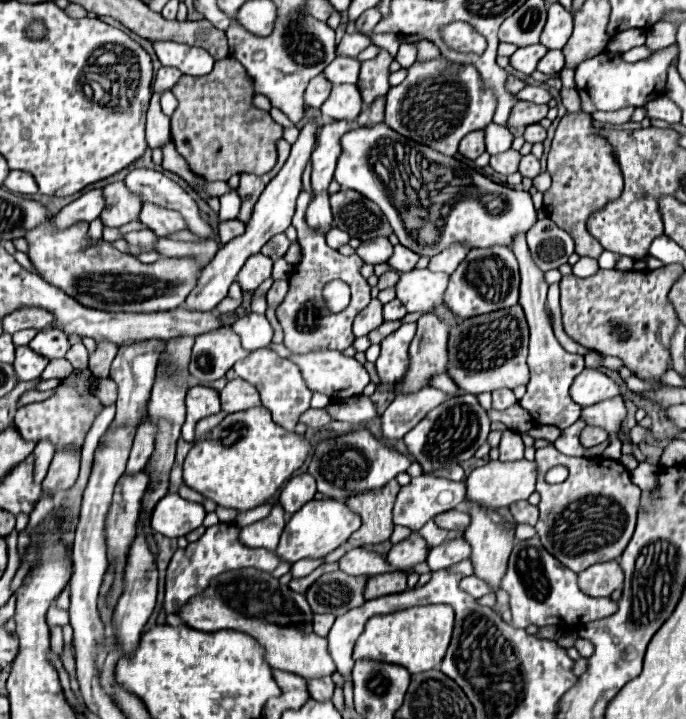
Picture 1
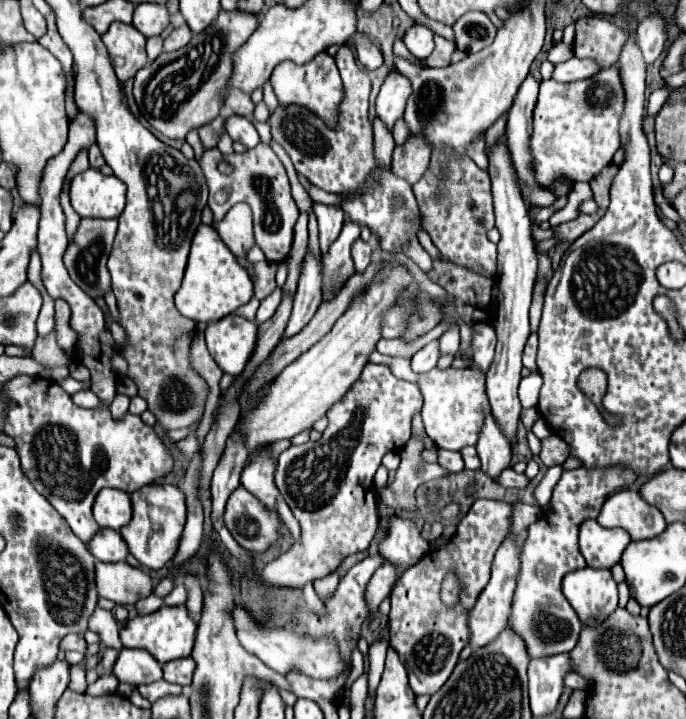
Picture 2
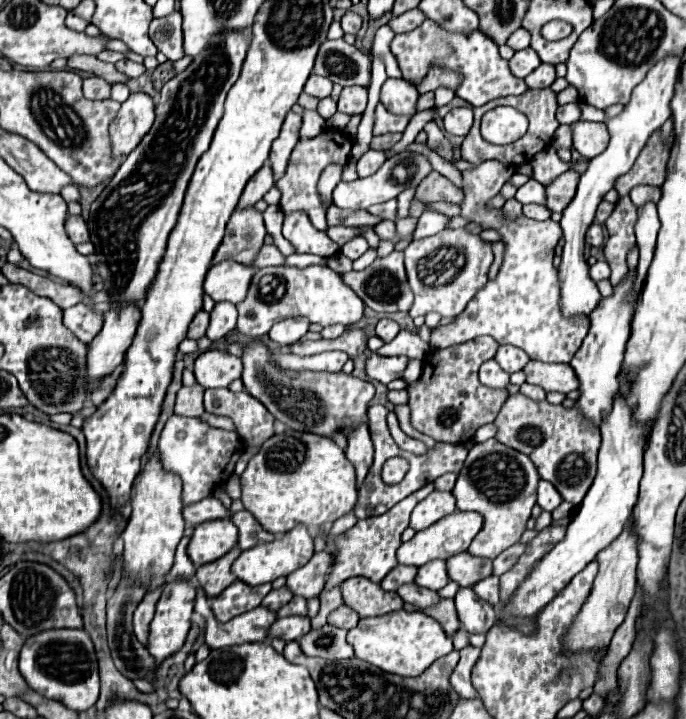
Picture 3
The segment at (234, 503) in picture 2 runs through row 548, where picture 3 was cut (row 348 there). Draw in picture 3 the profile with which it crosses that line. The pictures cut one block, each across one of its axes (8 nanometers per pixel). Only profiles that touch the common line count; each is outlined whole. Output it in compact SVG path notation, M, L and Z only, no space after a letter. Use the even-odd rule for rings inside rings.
M252 342L244 348L244 390L258 398L276 420L284 422L292 430L304 430L320 436L332 438L334 432L352 432L356 424L366 422L370 400L374 398L374 386L354 376L340 374L316 374L316 372L282 372L278 366L270 364L270 352L264 344Z

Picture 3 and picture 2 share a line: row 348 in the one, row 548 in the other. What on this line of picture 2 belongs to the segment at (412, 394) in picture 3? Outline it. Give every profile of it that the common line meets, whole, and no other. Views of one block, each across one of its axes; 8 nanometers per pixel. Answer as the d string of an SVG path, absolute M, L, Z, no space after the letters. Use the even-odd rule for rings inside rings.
M474 500L468 514L460 520L454 538L444 548L430 550L394 584L390 594L390 646L404 662L410 688L416 696L436 694L450 678L462 648L468 644L468 616L476 604L476 598L488 584L494 552L510 528L510 512L512 506L504 500ZM448 572L456 574L460 580L460 600L456 606L446 606L440 600L442 580Z

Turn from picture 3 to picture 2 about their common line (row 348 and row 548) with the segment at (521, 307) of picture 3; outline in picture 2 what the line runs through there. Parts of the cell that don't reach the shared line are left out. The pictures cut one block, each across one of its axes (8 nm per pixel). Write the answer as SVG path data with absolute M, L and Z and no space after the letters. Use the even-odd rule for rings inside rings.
M608 466L608 468L598 468L598 470L588 470L588 468L578 468L578 470L564 470L558 484L552 490L552 498L550 504L554 508L552 514L544 514L538 522L534 522L528 528L528 538L522 546L522 570L520 570L520 578L518 578L518 586L514 592L514 602L512 602L512 612L510 612L510 626L524 638L526 646L528 646L528 654L530 658L540 658L540 656L548 656L548 654L560 654L560 652L570 652L580 636L582 630L582 622L580 618L576 618L576 612L572 610L572 606L568 604L568 600L562 594L562 578L568 572L580 570L586 566L580 550L578 550L578 528L580 522L584 518L596 518L604 500L608 498L608 494L612 490L620 490L626 488L630 484L636 482L636 474L632 468L628 466Z

